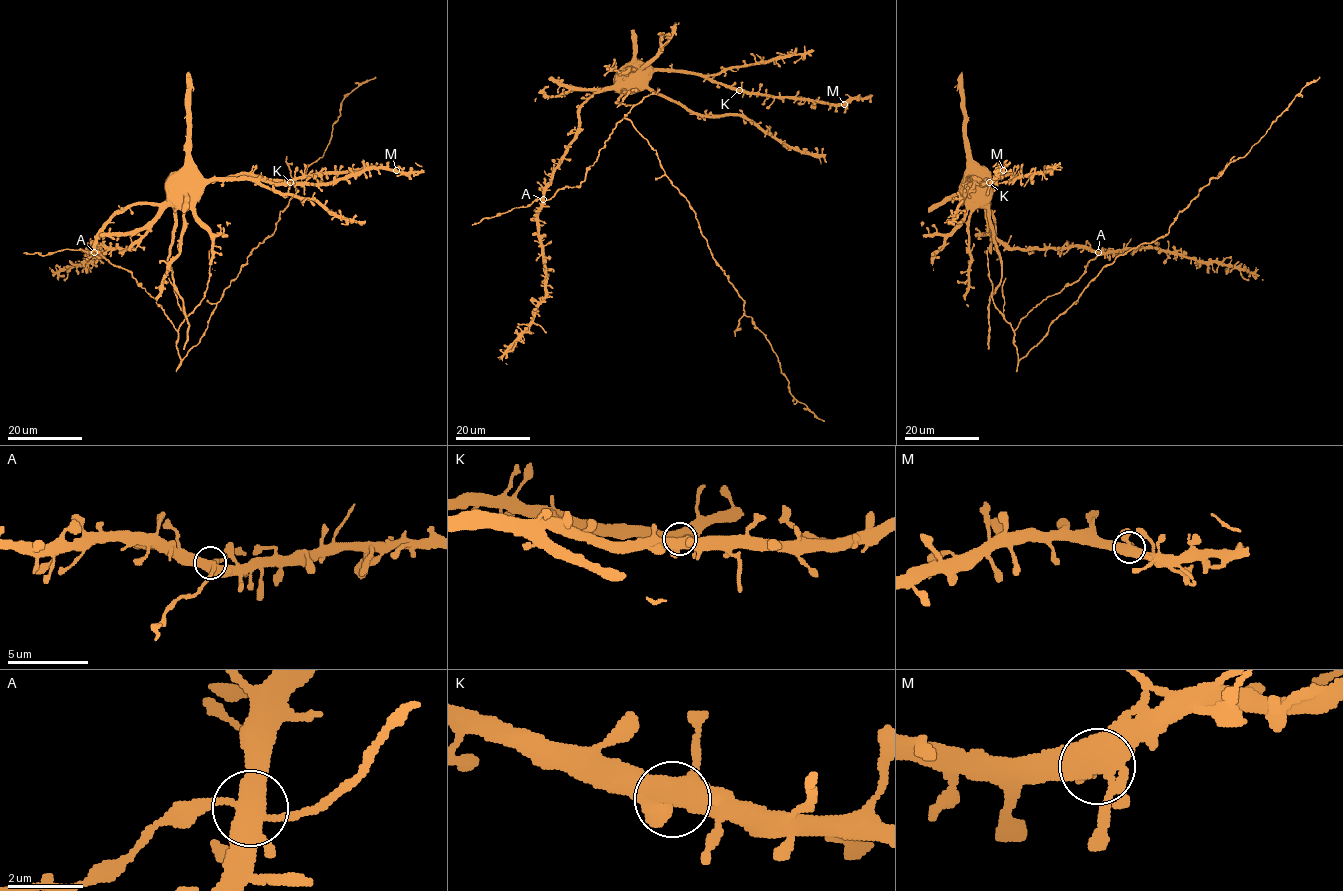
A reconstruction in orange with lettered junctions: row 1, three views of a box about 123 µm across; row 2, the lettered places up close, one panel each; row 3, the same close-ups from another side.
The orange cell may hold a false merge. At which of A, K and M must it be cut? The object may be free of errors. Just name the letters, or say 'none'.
none

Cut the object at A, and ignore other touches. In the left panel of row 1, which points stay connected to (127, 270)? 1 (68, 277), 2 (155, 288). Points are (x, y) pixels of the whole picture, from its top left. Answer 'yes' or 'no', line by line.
1: no
2: no

